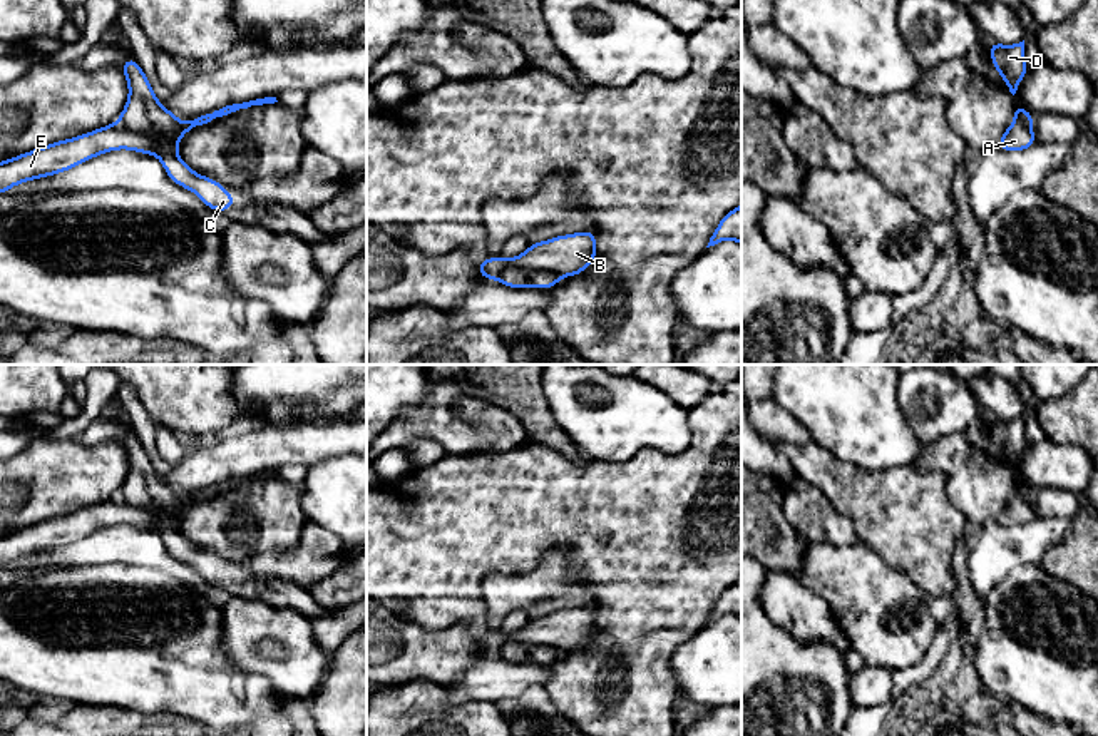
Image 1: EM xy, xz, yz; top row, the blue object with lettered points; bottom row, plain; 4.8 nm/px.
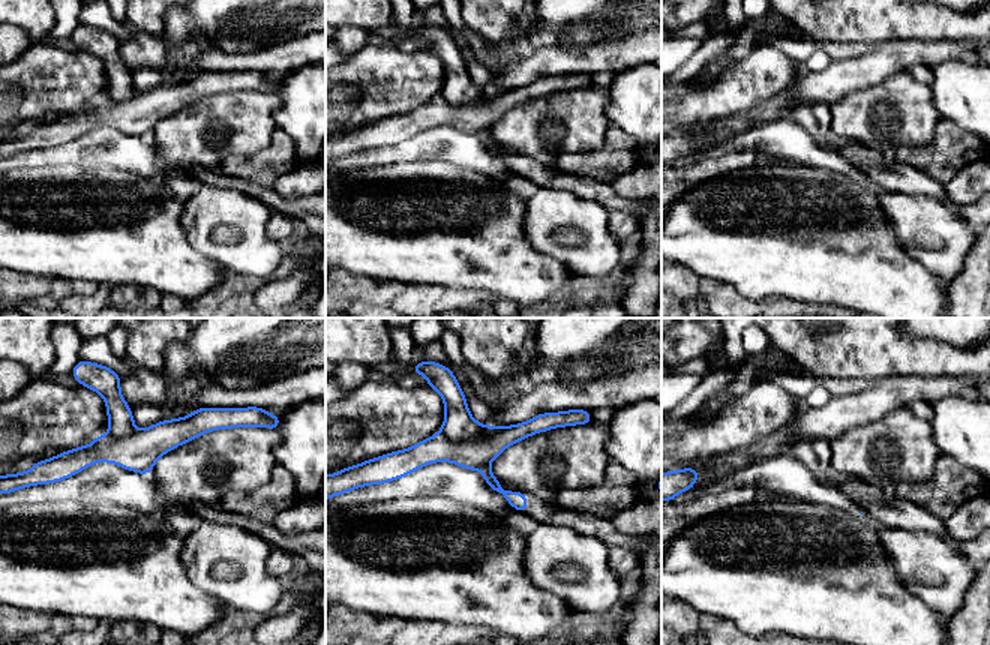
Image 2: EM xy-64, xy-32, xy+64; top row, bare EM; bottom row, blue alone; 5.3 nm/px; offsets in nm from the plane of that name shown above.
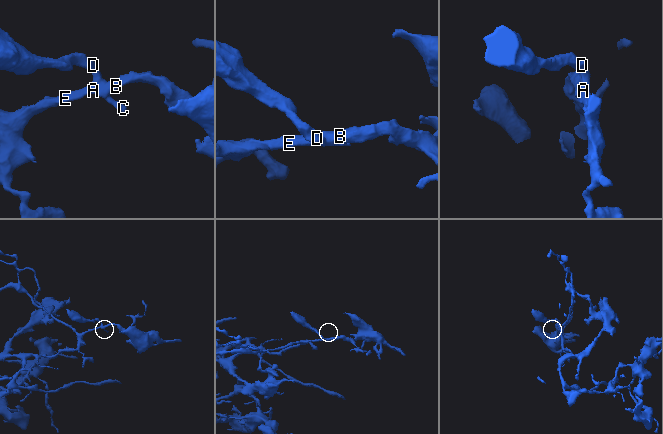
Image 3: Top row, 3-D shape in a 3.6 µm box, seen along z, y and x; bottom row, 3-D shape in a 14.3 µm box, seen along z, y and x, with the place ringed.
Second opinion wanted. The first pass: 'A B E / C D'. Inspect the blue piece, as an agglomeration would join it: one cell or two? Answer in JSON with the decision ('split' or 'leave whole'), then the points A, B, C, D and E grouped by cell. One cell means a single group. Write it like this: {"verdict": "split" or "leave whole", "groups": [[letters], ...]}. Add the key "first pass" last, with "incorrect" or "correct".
{"verdict": "split", "groups": [["A", "B", "E"], ["C", "D"]], "first pass": "correct"}

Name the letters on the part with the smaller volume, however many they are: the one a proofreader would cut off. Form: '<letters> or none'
C, D

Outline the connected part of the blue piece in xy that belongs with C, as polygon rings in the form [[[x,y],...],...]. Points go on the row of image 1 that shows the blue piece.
[[[127,59],[121,69],[129,84],[129,99],[119,122],[131,132],[146,134],[156,141],[156,157],[177,186],[192,191],[213,211],[228,211],[234,204],[234,196],[218,181],[196,174],[181,161],[176,141],[182,122],[156,99],[139,64]]]

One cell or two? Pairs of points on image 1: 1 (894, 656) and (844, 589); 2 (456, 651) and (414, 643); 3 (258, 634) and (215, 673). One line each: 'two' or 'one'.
1: one
2: one
3: two

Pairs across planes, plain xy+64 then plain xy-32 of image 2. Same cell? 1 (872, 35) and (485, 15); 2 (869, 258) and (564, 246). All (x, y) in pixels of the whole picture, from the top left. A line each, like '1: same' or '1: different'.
1: same
2: different

